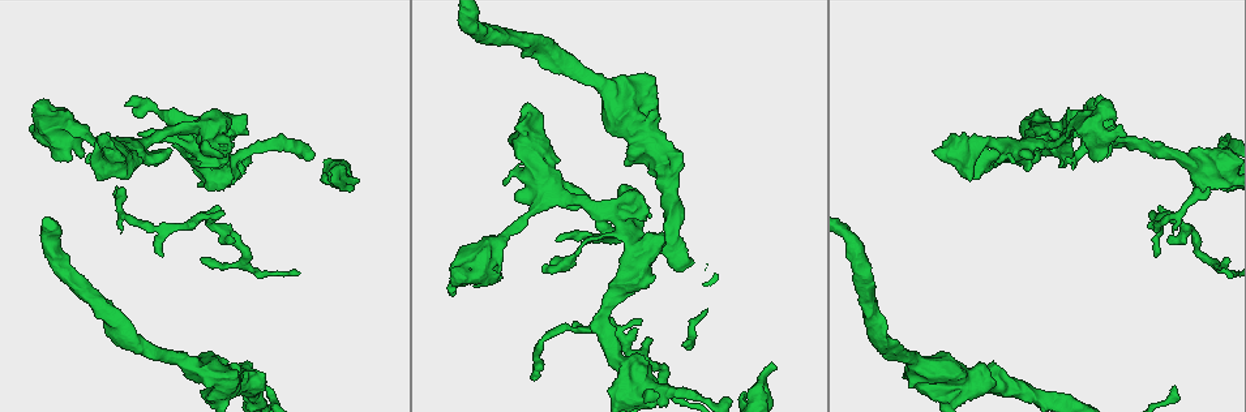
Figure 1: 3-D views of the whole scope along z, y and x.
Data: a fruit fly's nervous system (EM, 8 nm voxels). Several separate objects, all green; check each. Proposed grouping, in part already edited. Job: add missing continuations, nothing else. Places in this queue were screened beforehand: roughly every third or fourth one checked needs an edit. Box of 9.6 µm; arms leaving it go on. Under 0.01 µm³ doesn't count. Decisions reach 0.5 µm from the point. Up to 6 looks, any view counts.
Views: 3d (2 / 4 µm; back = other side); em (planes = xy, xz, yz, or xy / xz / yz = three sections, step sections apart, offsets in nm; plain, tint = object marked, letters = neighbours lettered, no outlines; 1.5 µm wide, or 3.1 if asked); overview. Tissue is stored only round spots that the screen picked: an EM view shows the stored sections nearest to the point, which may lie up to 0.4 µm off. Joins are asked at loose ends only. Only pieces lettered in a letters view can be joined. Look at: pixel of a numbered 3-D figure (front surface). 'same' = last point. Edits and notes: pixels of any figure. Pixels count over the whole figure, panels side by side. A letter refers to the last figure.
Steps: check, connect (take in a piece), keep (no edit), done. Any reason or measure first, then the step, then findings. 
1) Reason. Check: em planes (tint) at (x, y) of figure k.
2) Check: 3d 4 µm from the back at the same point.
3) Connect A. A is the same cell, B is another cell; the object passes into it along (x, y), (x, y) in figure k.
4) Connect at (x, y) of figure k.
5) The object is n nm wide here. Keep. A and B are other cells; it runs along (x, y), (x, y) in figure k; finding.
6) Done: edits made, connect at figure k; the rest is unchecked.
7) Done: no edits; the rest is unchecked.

Free end. Check: 3d 4 µm from the back at (119, 188) of figure 1.

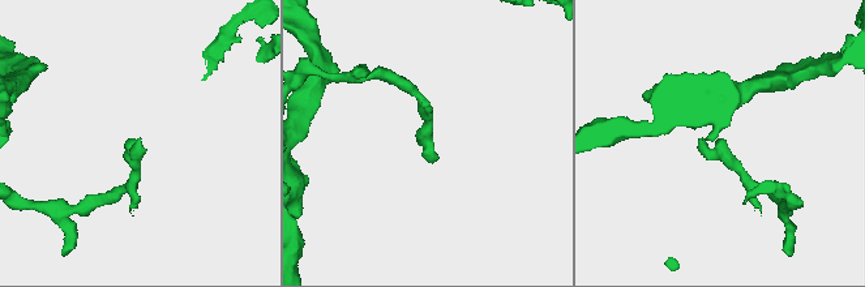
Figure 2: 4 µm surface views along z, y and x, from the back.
Now the EM. Check: em planes (letters) at (139, 141) of figure 2.

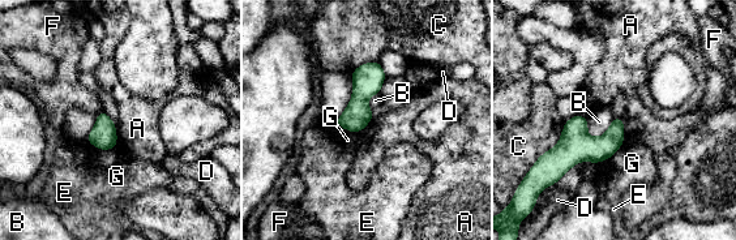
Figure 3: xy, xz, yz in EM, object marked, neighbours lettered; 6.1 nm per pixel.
Keep. A, B, C, D, E, F and G are other cells; a border runs along (615, 118), (602, 134), (586, 132) in figure 3; no lettered piece goes on from it.

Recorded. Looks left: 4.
Thin end. Check: 3d 2 µm at (160, 254) of figure 1.

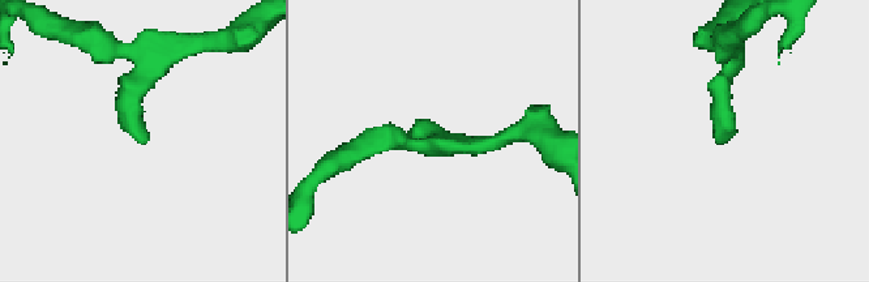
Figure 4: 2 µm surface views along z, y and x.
Check: em planes (plain) at (143, 143) of figure 4.

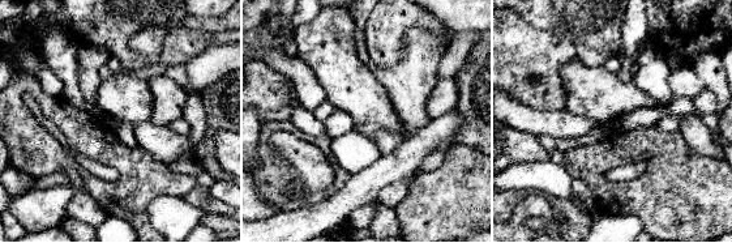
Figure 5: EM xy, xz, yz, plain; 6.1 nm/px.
Check: em planes (letters) at the same point.

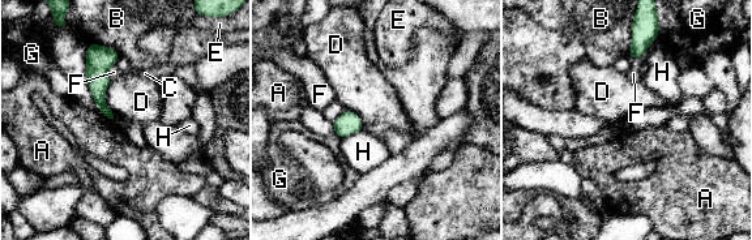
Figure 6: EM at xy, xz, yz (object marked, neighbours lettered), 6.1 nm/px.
Keep. A, B, C, D, E, F, G and H are other cells; a border runs along (110, 80), (105, 103), (114, 119) in figure 6; no lettered piece goes on from it.

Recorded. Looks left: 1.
Done: no edits; the rest is unchecked.

